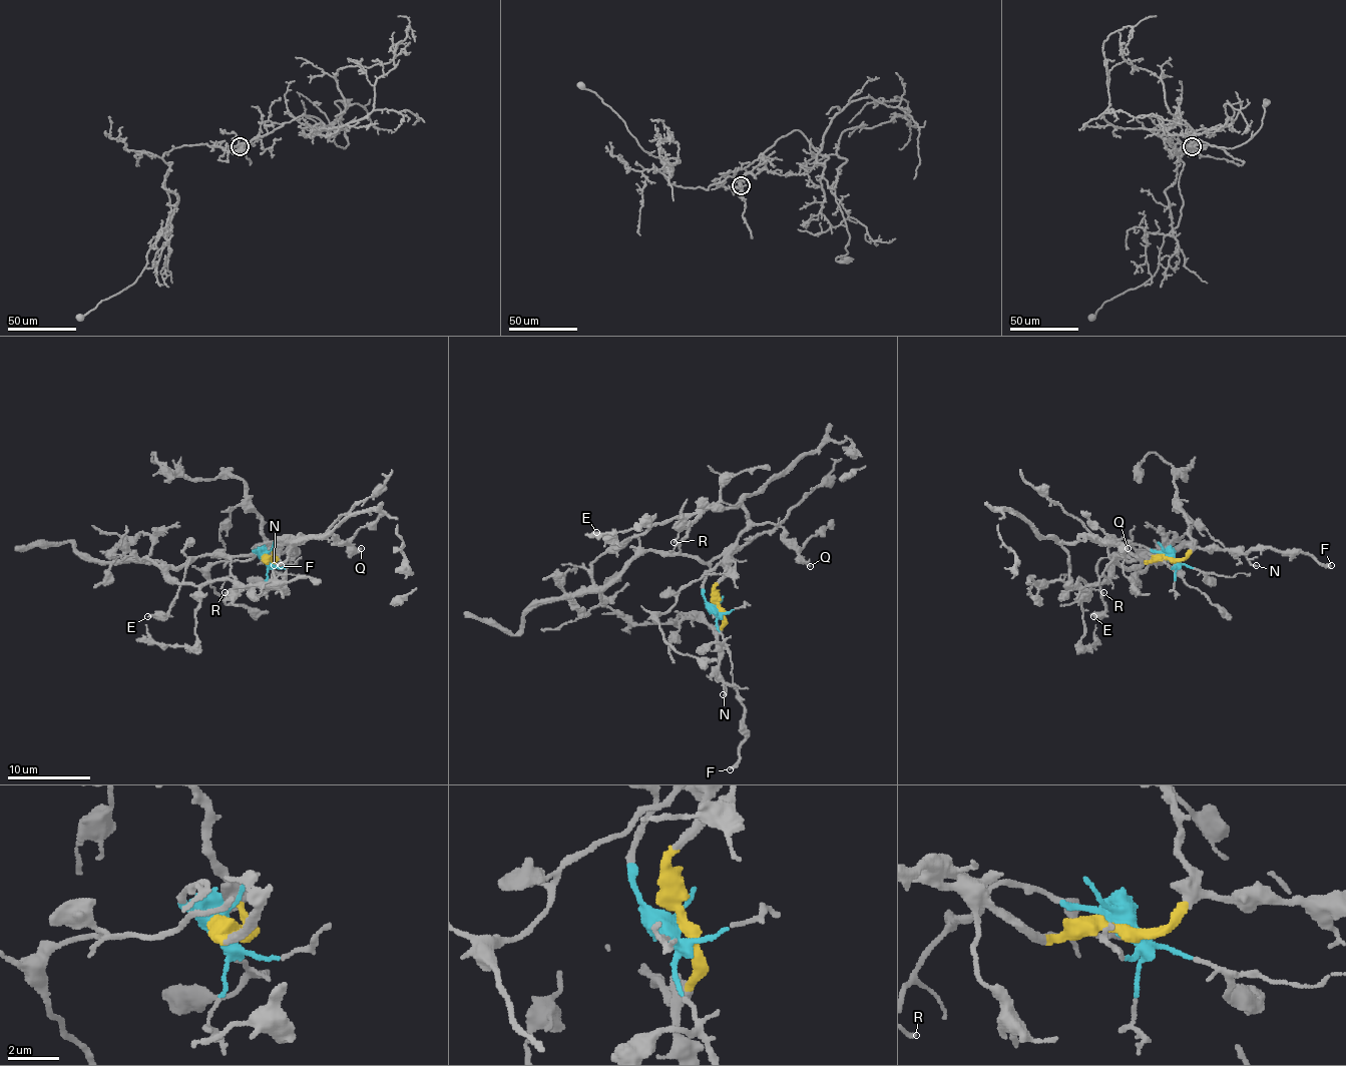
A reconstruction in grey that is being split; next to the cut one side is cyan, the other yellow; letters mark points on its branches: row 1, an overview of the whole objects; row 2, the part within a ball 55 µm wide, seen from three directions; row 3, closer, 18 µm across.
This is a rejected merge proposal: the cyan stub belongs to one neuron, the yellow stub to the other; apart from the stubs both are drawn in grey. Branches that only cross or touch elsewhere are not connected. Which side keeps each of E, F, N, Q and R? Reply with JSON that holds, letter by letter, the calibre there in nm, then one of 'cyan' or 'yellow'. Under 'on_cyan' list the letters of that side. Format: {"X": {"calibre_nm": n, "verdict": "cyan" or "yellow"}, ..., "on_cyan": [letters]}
{"E": {"calibre_nm": 150, "verdict": "cyan"}, "F": {"calibre_nm": 280, "verdict": "yellow"}, "N": {"calibre_nm": 130, "verdict": "yellow"}, "Q": {"calibre_nm": 170, "verdict": "yellow"}, "R": {"calibre_nm": 140, "verdict": "cyan"}, "on_cyan": ["E", "R"]}

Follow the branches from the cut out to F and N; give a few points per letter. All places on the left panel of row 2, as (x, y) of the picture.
F: (268, 557), (274, 559), (270, 548), (282, 553), (294, 548), (290, 563), (280, 565)
N: (268, 557), (274, 559), (270, 548), (274, 565)

